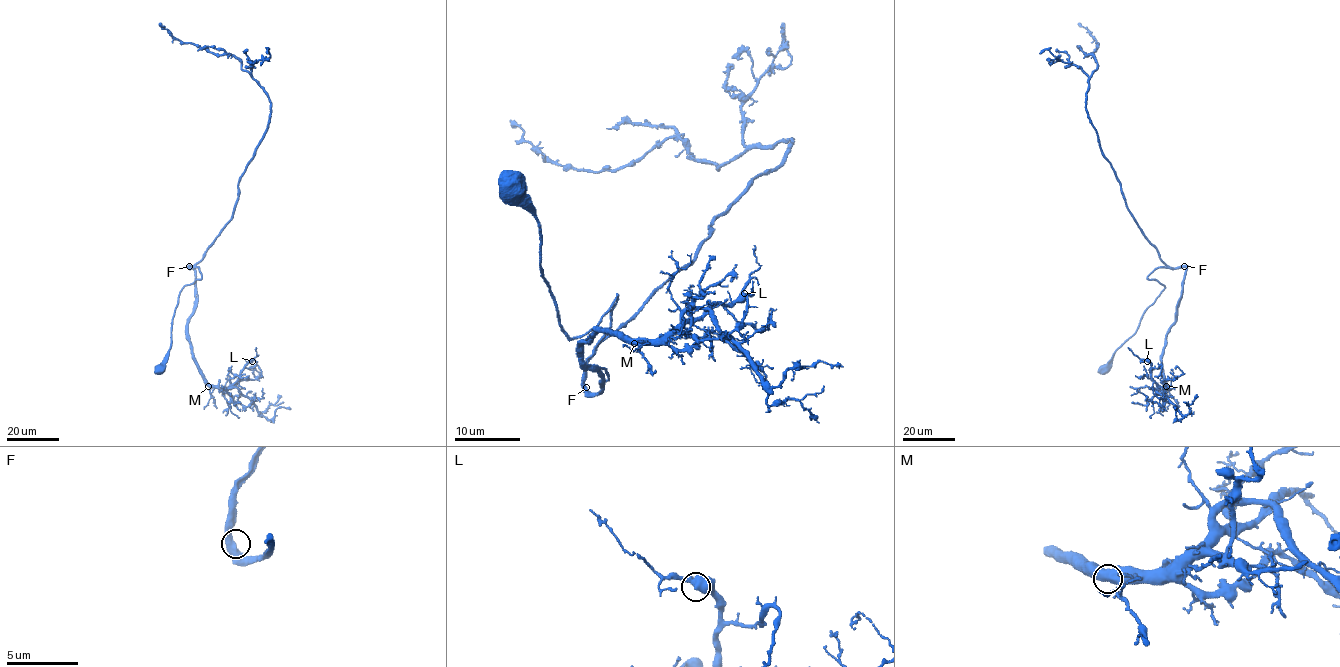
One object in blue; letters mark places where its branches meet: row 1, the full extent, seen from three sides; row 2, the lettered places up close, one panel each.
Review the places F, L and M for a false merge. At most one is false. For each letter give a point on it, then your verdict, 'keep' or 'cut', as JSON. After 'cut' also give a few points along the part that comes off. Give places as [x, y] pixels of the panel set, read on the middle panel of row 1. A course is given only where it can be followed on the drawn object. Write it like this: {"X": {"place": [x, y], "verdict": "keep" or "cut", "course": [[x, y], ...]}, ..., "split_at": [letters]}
{"F": {"place": [586, 387], "verdict": "keep"}, "L": {"place": [744, 293], "verdict": "keep"}, "M": {"place": [634, 343], "verdict": "keep"}, "split_at": []}

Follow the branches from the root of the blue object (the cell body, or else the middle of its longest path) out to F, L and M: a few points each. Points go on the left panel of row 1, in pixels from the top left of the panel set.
F: (160, 368), (170, 347), (171, 321), (179, 292), (185, 285), (201, 278), (198, 267), (189, 266)
L: (160, 368), (179, 292), (201, 278), (188, 266), (188, 334), (201, 376), (227, 390), (252, 361)
M: (160, 368), (179, 292), (201, 278), (198, 267), (188, 266), (195, 302), (188, 334), (208, 386)

